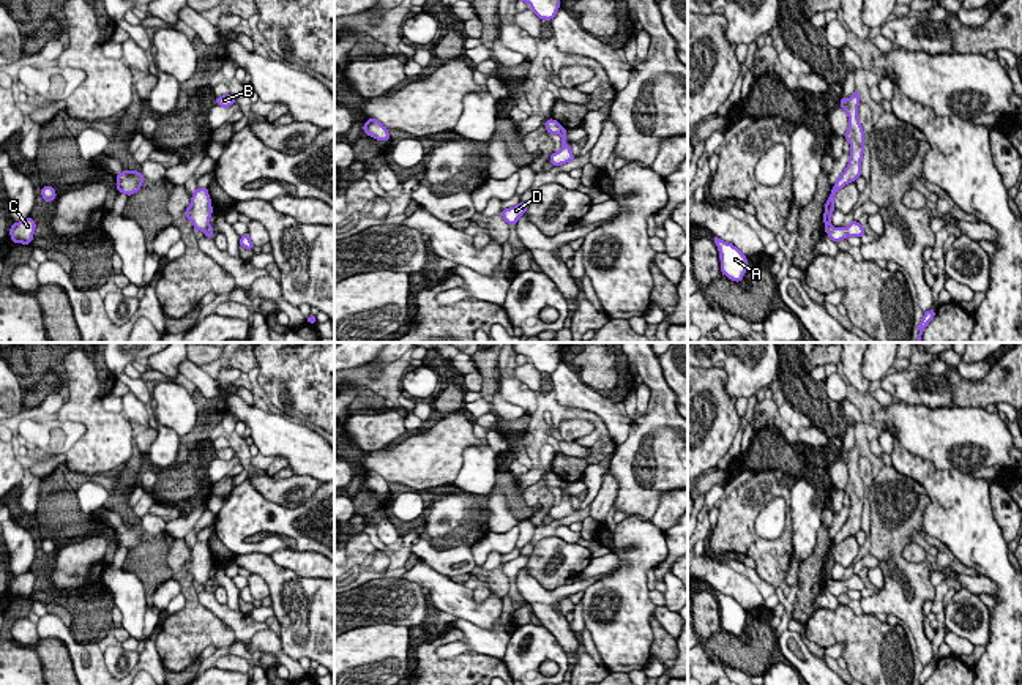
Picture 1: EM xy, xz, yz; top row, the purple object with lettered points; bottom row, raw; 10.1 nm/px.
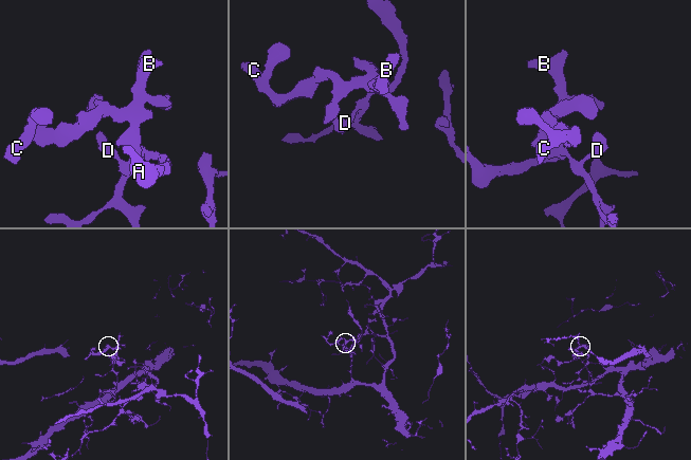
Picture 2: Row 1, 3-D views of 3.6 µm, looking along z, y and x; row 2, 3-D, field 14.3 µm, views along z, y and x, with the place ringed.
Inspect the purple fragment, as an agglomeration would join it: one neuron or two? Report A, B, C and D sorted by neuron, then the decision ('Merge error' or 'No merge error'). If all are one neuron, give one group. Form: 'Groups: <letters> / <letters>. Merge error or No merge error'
Groups: A D / B C. Merge error

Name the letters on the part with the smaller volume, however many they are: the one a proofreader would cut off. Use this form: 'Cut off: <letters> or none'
Cut off: B, C

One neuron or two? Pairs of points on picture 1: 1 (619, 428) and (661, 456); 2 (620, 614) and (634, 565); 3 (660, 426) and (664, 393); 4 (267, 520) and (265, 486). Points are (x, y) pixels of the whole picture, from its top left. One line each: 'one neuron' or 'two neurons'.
1: two neurons
2: one neuron
3: one neuron
4: two neurons

